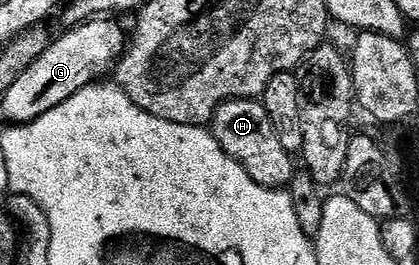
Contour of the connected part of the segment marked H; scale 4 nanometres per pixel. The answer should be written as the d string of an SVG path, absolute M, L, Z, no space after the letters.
M258 99L224 100L209 121L209 131L225 155L233 157L253 182L282 189L291 179L291 156L283 149L283 140Z

